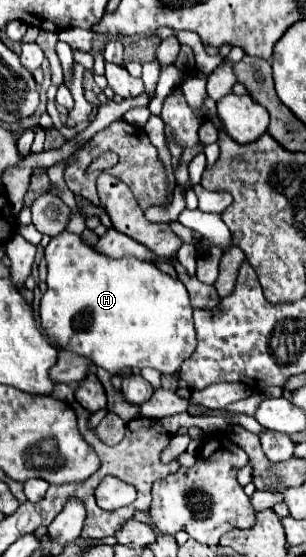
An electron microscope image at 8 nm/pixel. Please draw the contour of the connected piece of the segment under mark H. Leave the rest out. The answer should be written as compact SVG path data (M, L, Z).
M68 230L54 236L44 252L48 260L48 290L40 302L40 324L54 346L86 356L108 372L150 366L162 374L174 374L180 364L196 350L196 330L192 318L194 310L188 290L180 280L160 272L152 262L134 256L120 260L108 258L84 244L78 234Z

